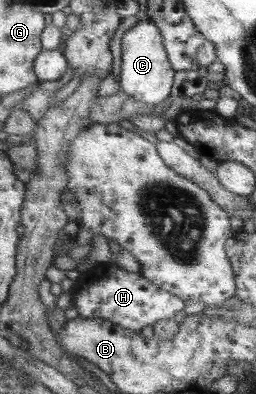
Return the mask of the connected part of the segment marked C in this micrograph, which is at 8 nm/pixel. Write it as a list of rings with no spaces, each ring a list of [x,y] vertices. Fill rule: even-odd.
[[[148,17],[141,19],[137,24],[126,31],[122,43],[122,69],[120,74],[121,89],[136,101],[142,101],[146,105],[158,105],[170,97],[174,87],[176,70],[166,53],[164,37],[158,25]]]

